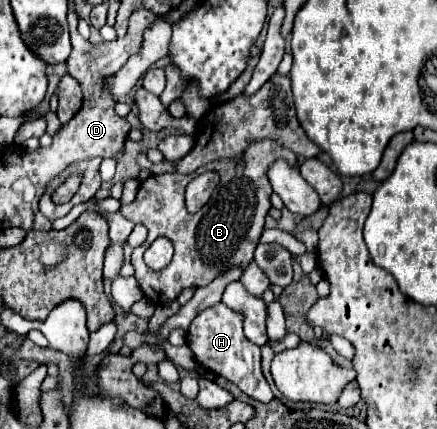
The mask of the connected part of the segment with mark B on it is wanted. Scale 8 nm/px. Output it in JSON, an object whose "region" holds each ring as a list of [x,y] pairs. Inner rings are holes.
{"region":[[[260,140],[246,150],[246,166],[216,160],[198,168],[198,174],[206,172],[206,168],[220,174],[220,186],[198,214],[190,214],[184,206],[184,188],[194,174],[150,176],[140,184],[136,200],[122,206],[120,214],[132,222],[142,222],[148,228],[148,240],[132,252],[132,266],[136,268],[134,276],[148,300],[154,304],[166,304],[176,300],[184,288],[206,286],[226,272],[226,268],[246,268],[246,264],[250,264],[264,230],[264,218],[272,206],[272,188],[266,178],[266,168],[270,168],[274,160],[286,160],[290,166],[298,166],[294,152],[278,146],[274,140]],[[156,236],[166,236],[174,244],[174,258],[162,270],[152,270],[142,258],[144,250]]]}

